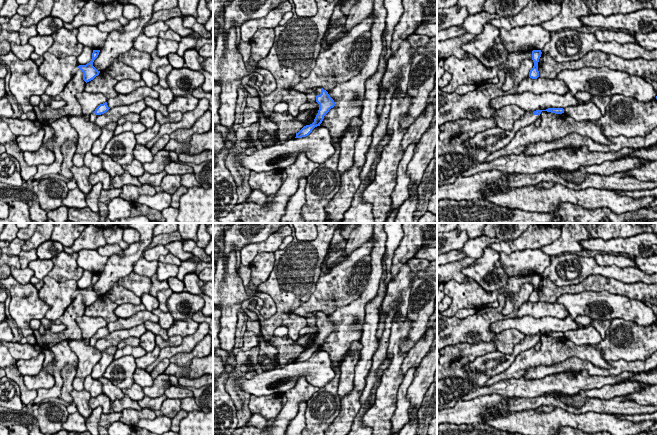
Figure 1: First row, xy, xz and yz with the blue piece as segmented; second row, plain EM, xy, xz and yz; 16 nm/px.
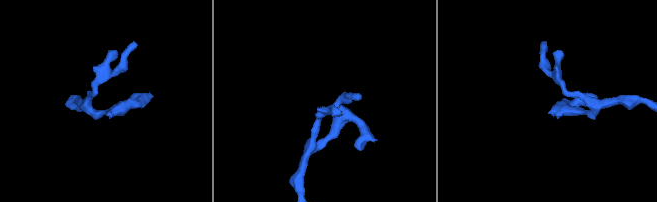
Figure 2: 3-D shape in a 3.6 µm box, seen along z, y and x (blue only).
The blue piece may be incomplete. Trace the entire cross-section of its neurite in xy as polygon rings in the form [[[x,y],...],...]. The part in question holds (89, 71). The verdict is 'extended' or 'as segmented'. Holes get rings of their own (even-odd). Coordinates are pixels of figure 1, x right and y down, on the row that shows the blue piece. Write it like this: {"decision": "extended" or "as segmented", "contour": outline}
{"decision": "as segmented", "contour": [[[93,50],[92,59],[86,65],[79,65],[78,68],[83,72],[83,80],[87,83],[93,80],[96,76],[99,75],[98,71],[94,66],[93,62],[98,57],[100,50]]]}

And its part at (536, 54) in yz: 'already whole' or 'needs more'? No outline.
already whole

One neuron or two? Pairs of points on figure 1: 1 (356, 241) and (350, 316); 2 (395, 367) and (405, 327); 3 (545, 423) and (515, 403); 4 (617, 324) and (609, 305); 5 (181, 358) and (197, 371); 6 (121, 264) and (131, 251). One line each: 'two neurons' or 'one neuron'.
1: two neurons
2: one neuron
3: two neurons
4: two neurons
5: two neurons
6: one neuron

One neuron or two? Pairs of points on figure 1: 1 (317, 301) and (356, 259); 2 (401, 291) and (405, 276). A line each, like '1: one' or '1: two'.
1: one
2: one

